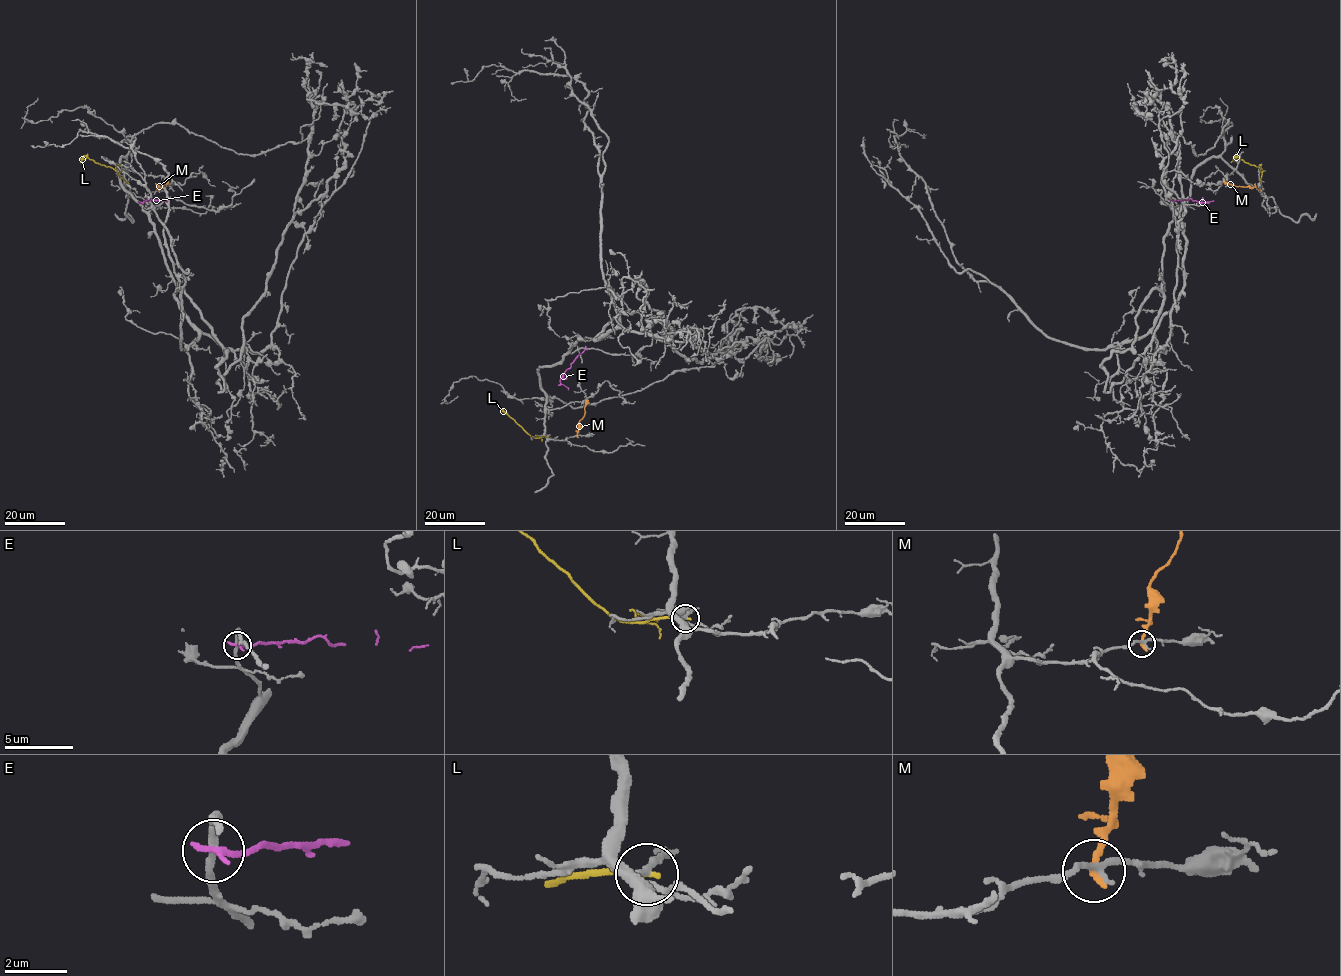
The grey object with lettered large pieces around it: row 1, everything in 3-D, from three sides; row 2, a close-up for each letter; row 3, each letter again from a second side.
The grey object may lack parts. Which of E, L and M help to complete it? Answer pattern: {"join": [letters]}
{"join": []}

